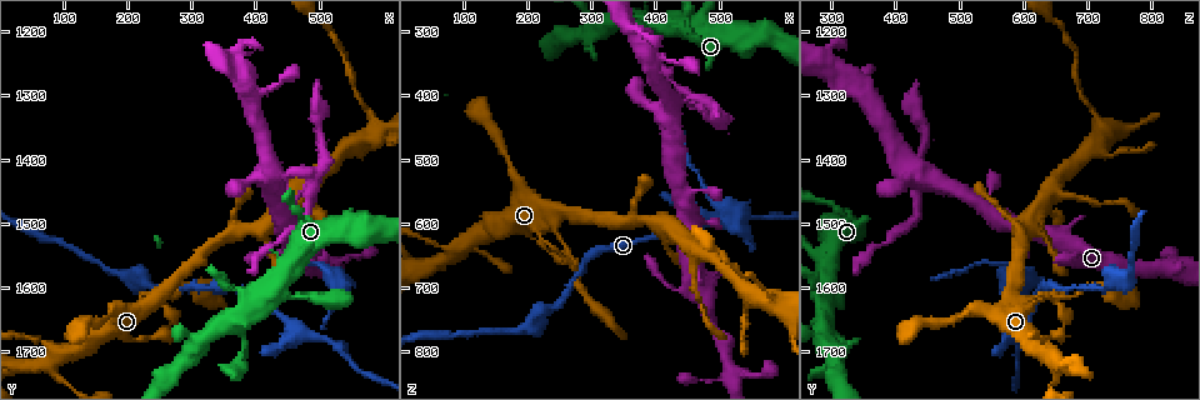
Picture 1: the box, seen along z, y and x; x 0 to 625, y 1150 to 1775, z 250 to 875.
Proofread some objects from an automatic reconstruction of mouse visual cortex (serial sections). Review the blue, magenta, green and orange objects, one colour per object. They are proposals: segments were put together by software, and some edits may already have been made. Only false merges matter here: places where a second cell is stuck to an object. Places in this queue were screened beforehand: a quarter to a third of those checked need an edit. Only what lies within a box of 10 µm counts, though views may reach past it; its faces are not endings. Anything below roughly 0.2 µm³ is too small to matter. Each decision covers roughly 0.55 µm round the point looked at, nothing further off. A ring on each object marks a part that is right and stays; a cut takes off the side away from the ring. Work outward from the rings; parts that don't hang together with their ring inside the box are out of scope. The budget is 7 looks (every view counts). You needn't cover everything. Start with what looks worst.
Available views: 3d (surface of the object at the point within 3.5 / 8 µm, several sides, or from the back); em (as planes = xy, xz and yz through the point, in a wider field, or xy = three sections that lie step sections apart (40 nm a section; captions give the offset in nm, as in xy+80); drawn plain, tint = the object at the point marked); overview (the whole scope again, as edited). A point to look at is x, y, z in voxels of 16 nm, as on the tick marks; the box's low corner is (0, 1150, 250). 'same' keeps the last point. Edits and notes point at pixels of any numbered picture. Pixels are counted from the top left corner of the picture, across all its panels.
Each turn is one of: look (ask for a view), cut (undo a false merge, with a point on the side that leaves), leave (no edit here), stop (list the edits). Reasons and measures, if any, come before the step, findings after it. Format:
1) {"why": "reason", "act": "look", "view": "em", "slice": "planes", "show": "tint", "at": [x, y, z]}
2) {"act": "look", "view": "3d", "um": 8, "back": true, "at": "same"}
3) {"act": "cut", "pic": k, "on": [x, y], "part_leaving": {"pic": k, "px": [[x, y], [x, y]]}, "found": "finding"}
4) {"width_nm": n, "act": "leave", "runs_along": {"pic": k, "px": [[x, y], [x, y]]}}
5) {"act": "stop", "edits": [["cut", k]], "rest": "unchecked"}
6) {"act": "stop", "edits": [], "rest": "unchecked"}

{"why": "narrows sharply", "act": "look", "view": "3d", "um": 8, "at": [485, 1670, 590]}

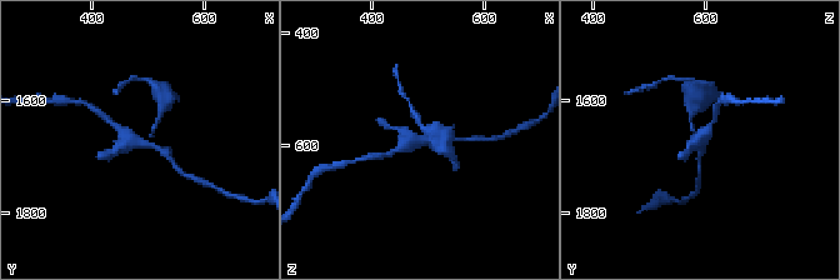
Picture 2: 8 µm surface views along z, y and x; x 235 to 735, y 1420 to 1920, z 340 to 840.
{"act": "look", "view": "3d", "um": 3.5, "at": "same"}

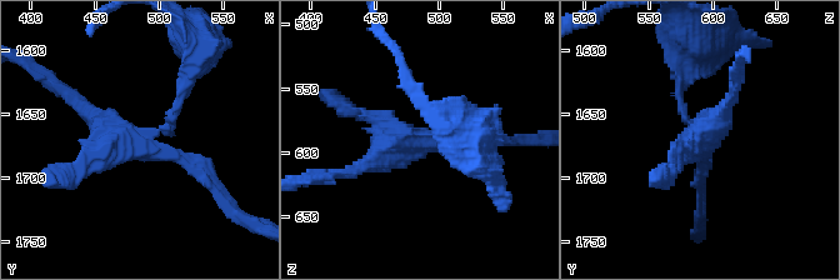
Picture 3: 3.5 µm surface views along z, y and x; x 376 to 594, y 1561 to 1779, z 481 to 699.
{"act": "look", "view": "em", "slice": "xy", "step": 3, "show": "tint", "at": [484, 1674, 588]}

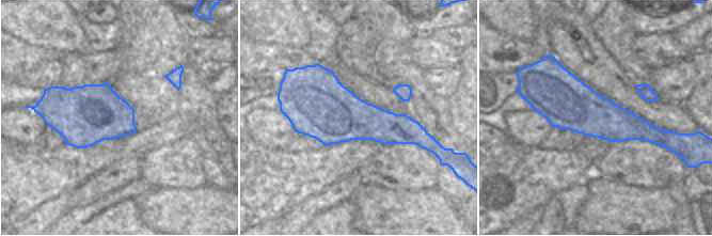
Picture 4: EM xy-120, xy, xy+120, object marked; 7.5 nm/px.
{"act": "cut", "pic": 3, "on": [679, 91], "part_leaving": {"pic": 3, "px": [[689, 121], [679, 86], [691, 33]]}, "found": "two cells meet here"}

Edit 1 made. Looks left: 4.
{"act": "look", "view": "overview"}

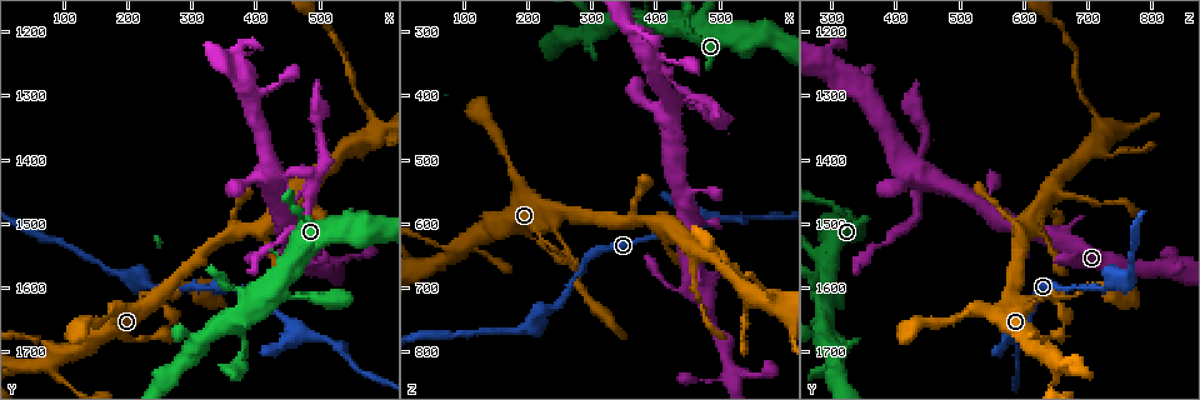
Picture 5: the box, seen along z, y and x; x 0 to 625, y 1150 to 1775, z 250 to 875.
{"why": "branch point", "act": "look", "view": "3d", "um": 8, "at": [440, 1420, 410]}

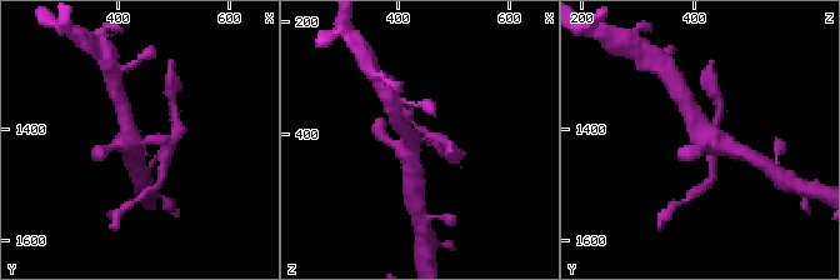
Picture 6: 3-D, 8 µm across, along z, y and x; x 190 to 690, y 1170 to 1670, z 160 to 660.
{"why": "closer look", "act": "look", "view": "3d", "um": 3.5, "back": true, "at": "same"}

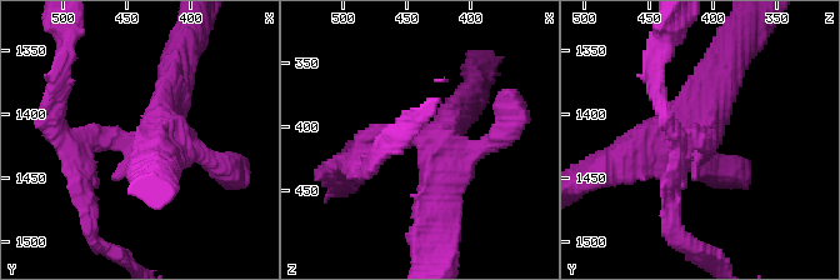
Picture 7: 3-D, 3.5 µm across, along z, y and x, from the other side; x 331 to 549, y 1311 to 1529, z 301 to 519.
{"act": "look", "view": "em", "slice": "xy", "step": 3, "show": "tint", "at": "same"}

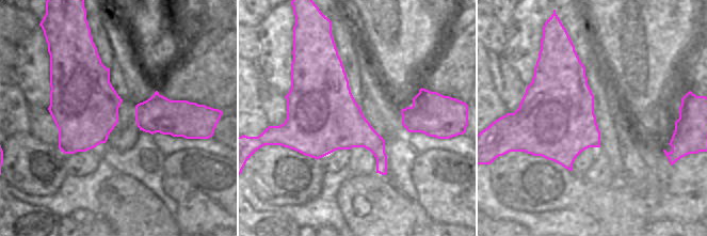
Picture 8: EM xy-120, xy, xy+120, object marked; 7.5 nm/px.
{"act": "cut", "pic": 7, "on": [358, 138], "part_leaving": {"pic": 7, "px": [[401, 131], [335, 183]]}, "found": "a second cell is stuck on"}

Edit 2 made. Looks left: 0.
{"act": "stop", "edits": [["cut", 3], ["cut", 7]], "rest": "unchecked"}

